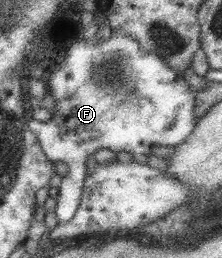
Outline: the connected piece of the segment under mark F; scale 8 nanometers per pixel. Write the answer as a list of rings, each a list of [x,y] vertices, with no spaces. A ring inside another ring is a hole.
[[[111,28],[111,35],[105,39],[81,39],[78,42],[72,43],[68,48],[61,51],[61,56],[56,58],[56,63],[51,65],[51,72],[49,72],[49,78],[46,82],[46,94],[49,94],[49,98],[55,103],[55,108],[50,111],[50,118],[46,122],[36,121],[35,119],[28,118],[27,125],[29,130],[33,131],[36,139],[38,140],[44,155],[50,161],[64,162],[67,166],[67,173],[65,174],[55,174],[53,175],[48,182],[48,186],[51,188],[57,188],[58,195],[56,197],[56,205],[54,208],[54,213],[57,219],[58,224],[63,224],[69,222],[73,218],[74,212],[77,210],[81,195],[82,195],[82,184],[86,179],[85,175],[85,164],[87,164],[87,158],[91,154],[95,154],[100,148],[106,148],[111,150],[111,152],[127,152],[131,154],[132,161],[138,162],[139,164],[147,165],[147,158],[151,156],[151,146],[177,146],[180,145],[188,136],[189,133],[193,130],[193,127],[196,123],[196,116],[194,113],[194,93],[189,89],[187,83],[179,76],[175,70],[169,68],[168,62],[160,54],[157,54],[153,51],[146,51],[141,48],[141,45],[135,40],[132,36],[128,34],[121,34],[115,29]]]

